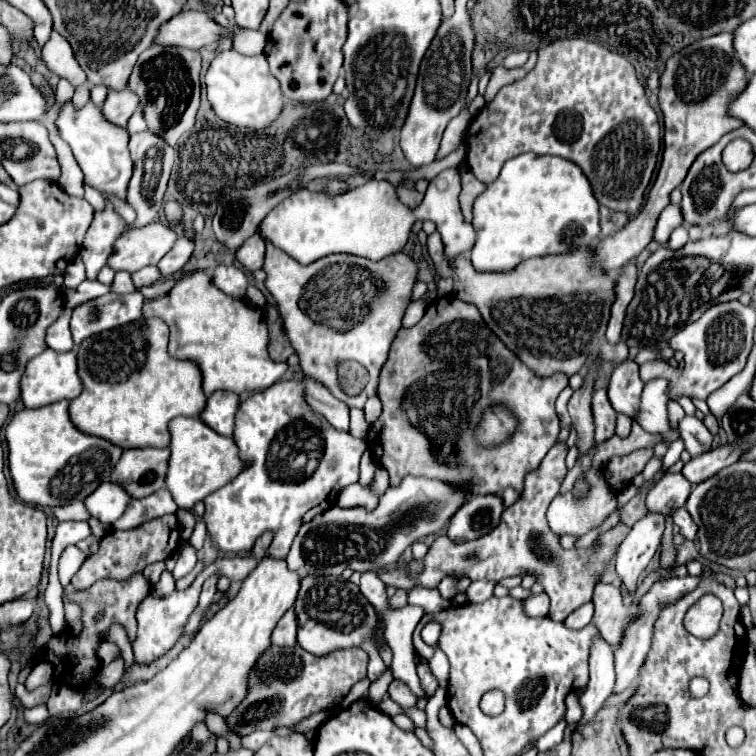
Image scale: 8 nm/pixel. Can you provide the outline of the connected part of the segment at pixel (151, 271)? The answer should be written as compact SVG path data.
M146 266L146 268L142 268L142 270L138 270L138 272L132 274L132 282L134 282L136 288L150 286L156 280L160 280L160 272L156 270L156 266Z

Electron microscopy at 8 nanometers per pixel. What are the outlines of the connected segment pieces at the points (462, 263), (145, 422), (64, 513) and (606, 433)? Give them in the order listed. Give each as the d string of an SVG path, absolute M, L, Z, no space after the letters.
M438 232L428 236L428 254L434 262L436 276L452 278L454 288L452 294L464 302L470 302L478 308L484 322L490 330L538 376L550 376L554 372L564 372L568 376L576 374L584 362L598 352L600 342L604 340L606 324L610 318L610 306L614 302L614 278L600 270L592 268L592 254L588 250L574 250L556 256L542 256L520 262L516 270L508 270L506 274L488 274L474 270L472 262L458 254L456 258L448 258L444 254L442 238Z
M160 318L144 320L94 334L86 338L78 350L78 376L82 380L82 394L70 400L70 420L84 434L100 436L122 450L126 448L166 448L168 446L168 422L176 416L196 416L204 410L206 396L202 392L202 372L194 362L176 360L168 354L168 326Z
M72 502L68 506L60 506L52 510L56 520L88 520L88 510L84 508L82 502Z
M598 388L592 394L592 414L594 414L594 424L596 424L594 440L600 444L600 442L612 438L614 428L616 428L616 410L612 410L612 406L608 402L606 388Z

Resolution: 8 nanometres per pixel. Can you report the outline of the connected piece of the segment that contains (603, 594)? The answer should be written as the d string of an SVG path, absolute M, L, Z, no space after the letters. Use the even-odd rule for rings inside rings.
M598 584L594 590L592 598L596 612L594 612L594 624L604 636L604 640L618 648L622 638L624 638L624 628L640 616L640 606L626 606L620 602L620 594L614 586L608 584Z

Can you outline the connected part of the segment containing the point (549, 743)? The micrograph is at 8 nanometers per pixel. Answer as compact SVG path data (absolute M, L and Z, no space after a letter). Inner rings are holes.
M562 718L552 730L548 730L542 738L536 740L536 748L542 752L542 750L550 750L552 746L560 744L562 742L562 736L564 736L564 726L566 726L566 720Z

